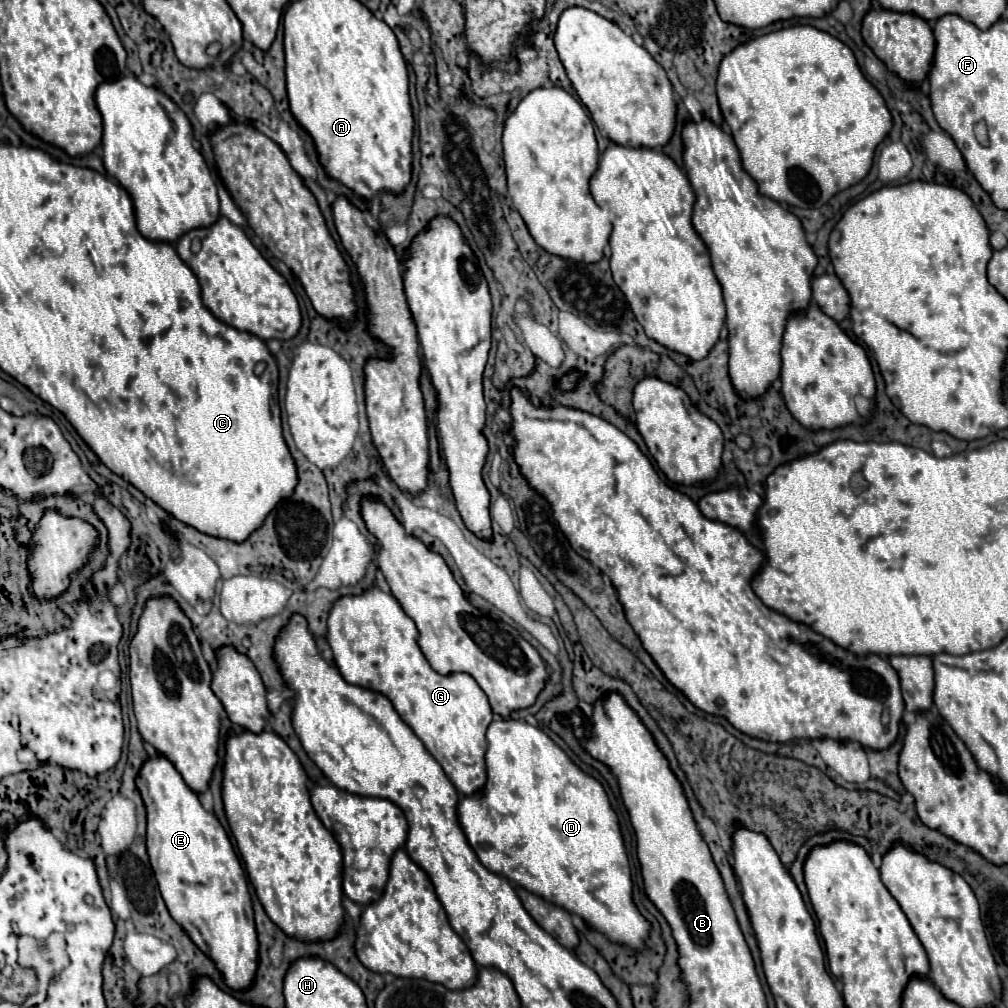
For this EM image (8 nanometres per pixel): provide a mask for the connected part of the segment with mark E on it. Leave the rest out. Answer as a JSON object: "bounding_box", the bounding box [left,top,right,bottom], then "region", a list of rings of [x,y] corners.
{"bounding_box":[135,756,257,988],"region":[[[149,756],[135,784],[147,810],[147,854],[173,920],[215,960],[227,986],[247,988],[255,976],[257,932],[245,872],[227,832],[217,816],[201,806],[197,792],[185,784],[167,756]]]}

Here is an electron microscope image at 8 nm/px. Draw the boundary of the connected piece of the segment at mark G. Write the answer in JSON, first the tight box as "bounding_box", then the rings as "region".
{"bounding_box":[327,584,493,796],"region":[[[377,584],[363,590],[359,596],[341,596],[329,610],[327,618],[327,642],[333,650],[333,660],[341,672],[341,676],[357,686],[375,690],[387,696],[393,702],[393,708],[401,716],[401,720],[415,732],[415,736],[425,744],[431,756],[441,764],[447,778],[455,784],[461,796],[469,796],[477,792],[485,784],[485,730],[493,720],[493,712],[485,692],[479,684],[465,672],[453,674],[437,674],[423,652],[417,646],[417,626],[403,612],[401,604],[393,594],[383,592]]]}

